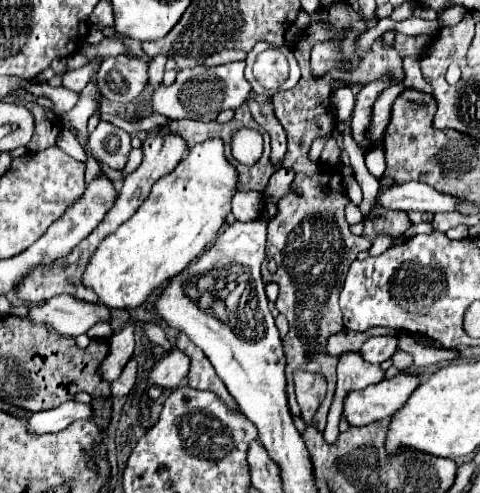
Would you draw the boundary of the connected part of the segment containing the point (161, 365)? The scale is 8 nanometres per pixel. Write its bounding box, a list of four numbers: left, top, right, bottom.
[148,348,190,390]

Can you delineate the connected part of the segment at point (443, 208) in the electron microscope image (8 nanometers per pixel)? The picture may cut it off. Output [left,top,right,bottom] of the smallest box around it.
[374,182,462,212]

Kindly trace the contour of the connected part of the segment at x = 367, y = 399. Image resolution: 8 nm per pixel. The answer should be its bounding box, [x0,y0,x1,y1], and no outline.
[342,372,418,426]

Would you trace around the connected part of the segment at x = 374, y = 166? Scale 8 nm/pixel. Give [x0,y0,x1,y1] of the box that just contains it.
[366,148,386,178]

